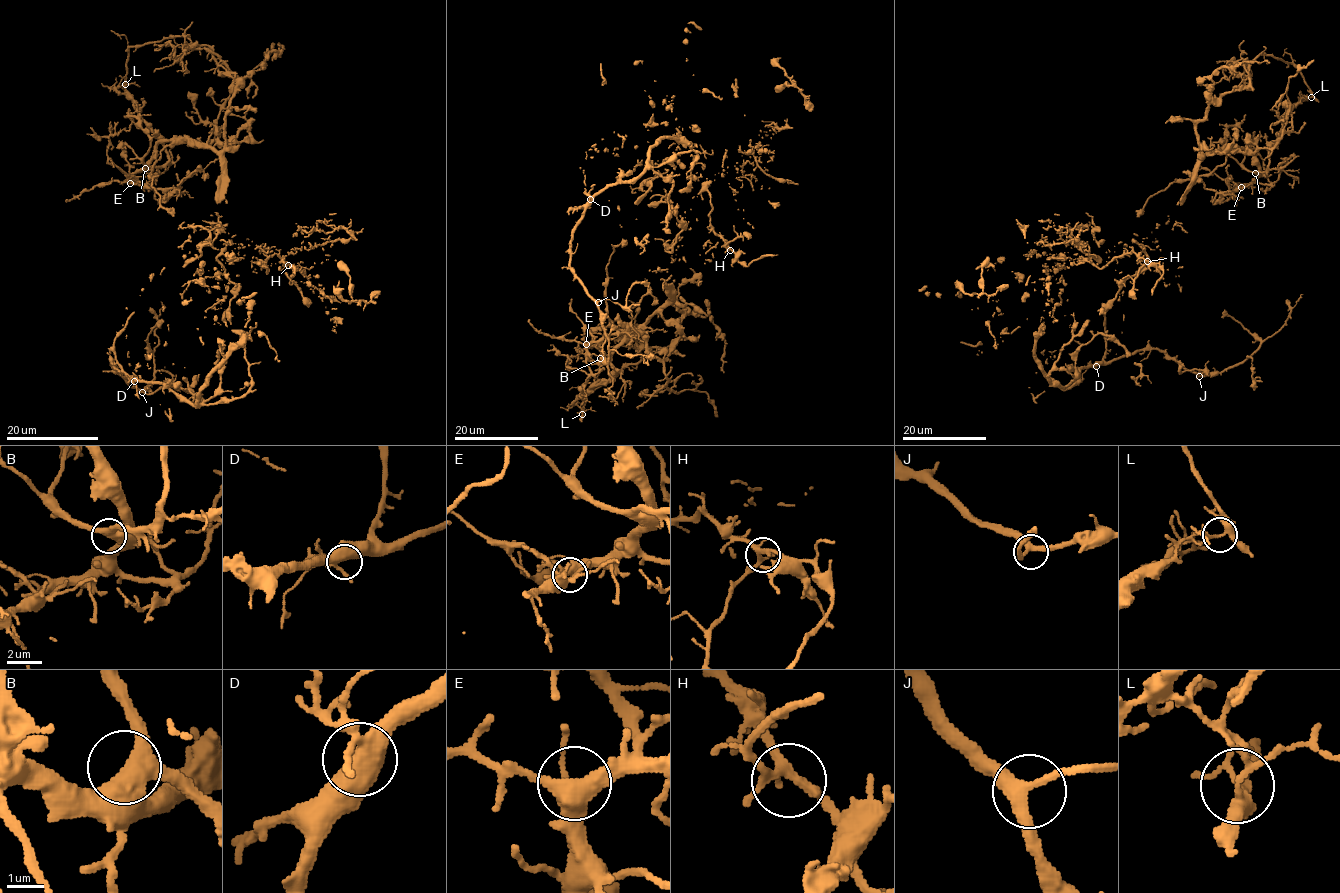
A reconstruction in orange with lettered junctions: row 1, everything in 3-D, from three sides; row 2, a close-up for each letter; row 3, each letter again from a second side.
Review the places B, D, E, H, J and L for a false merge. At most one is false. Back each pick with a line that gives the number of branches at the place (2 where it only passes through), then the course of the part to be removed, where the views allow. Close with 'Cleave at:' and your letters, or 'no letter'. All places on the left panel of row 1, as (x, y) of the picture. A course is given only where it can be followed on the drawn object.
L: branches 5; course (125, 84), (130, 47), (176, 37), (191, 41), (186, 47), (208, 48), (236, 77)
Cleave at: L

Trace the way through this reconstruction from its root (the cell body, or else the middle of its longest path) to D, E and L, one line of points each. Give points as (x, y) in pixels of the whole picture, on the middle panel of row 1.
D: (676, 204), (690, 180), (696, 157), (692, 150), (606, 186), (590, 199)
E: (676, 204), (683, 230), (666, 248), (678, 236), (667, 269), (672, 297), (603, 362), (586, 344)
L: (676, 204), (672, 297), (610, 353), (621, 372), (592, 387), (582, 414)

